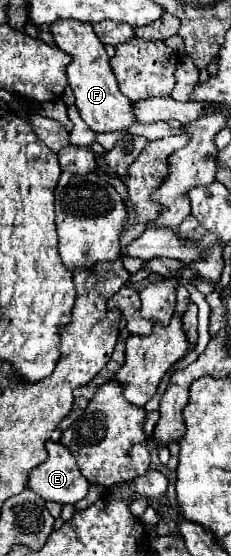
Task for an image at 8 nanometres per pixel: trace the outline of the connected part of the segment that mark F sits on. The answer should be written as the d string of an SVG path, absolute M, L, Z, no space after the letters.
M57 20L51 24L51 36L63 52L67 52L73 62L67 66L69 86L75 94L75 106L81 118L93 132L127 132L129 126L135 124L135 114L131 110L131 100L121 94L117 86L117 78L111 72L109 56L105 46L97 40L93 26L77 20Z

